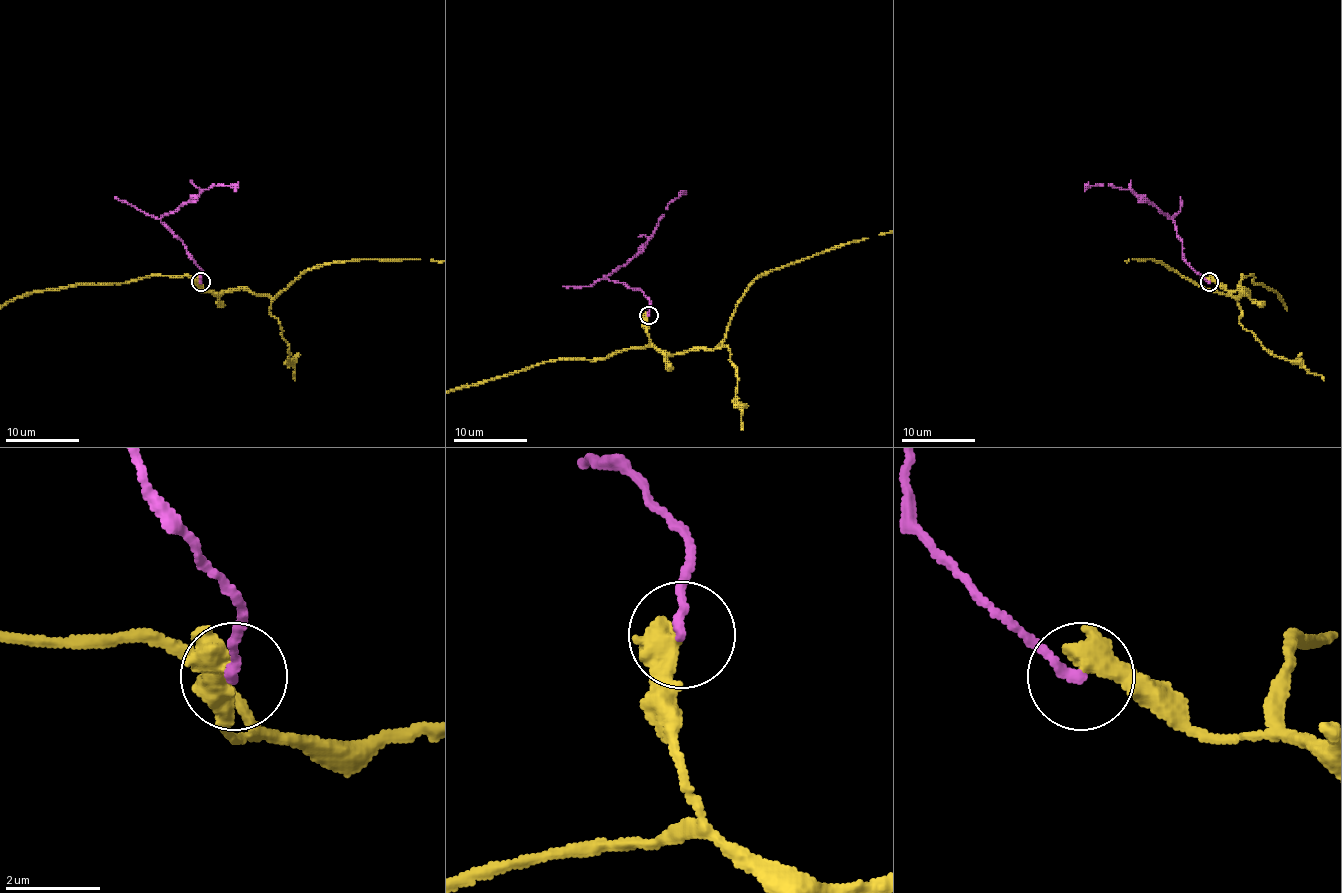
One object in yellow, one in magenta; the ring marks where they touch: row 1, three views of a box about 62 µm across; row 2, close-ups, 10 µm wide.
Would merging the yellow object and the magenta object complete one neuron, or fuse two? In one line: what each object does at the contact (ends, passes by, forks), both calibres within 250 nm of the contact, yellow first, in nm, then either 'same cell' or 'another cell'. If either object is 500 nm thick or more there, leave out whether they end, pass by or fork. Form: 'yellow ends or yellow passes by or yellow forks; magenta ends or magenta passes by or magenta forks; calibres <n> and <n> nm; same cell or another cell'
calibres 600 and 200 nm; another cell

